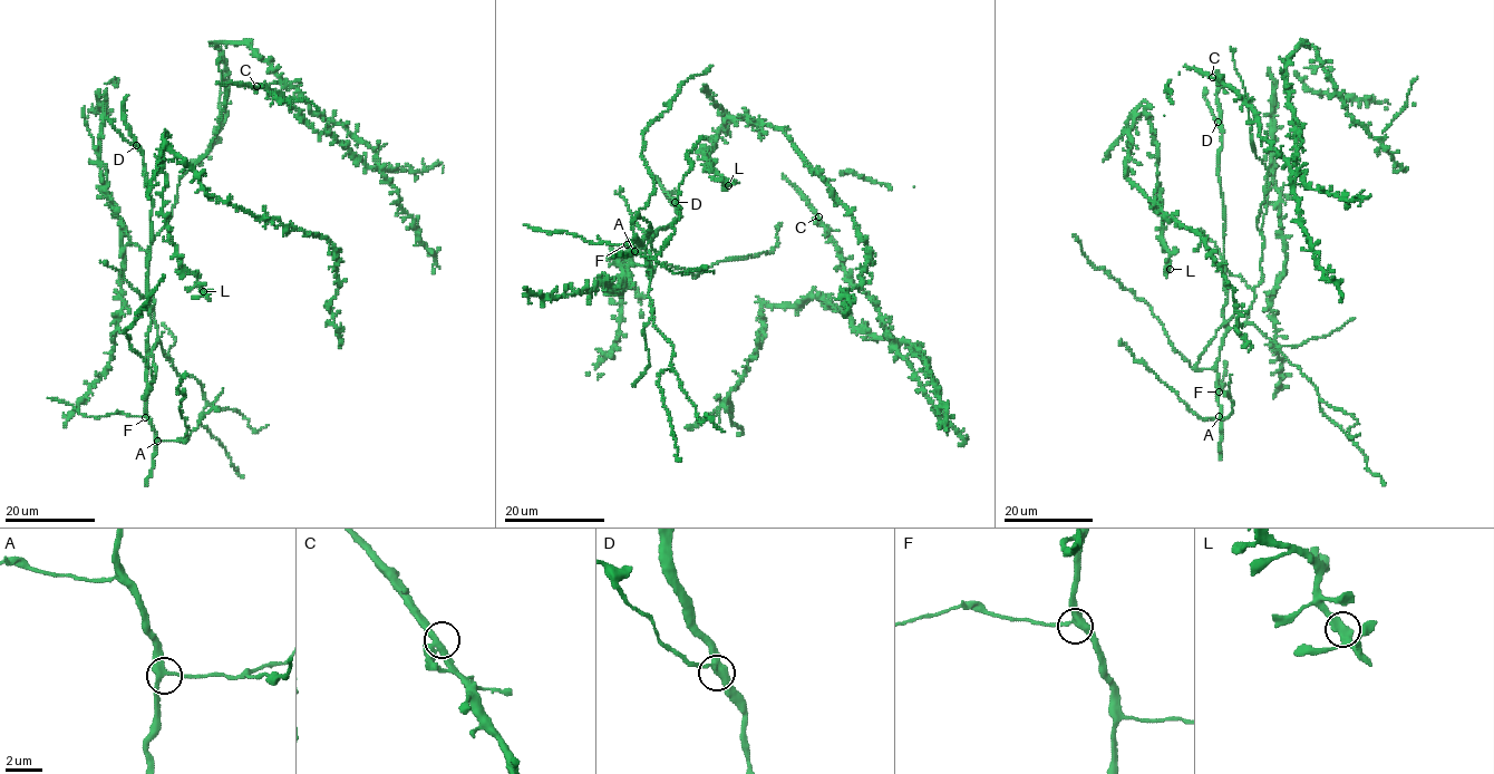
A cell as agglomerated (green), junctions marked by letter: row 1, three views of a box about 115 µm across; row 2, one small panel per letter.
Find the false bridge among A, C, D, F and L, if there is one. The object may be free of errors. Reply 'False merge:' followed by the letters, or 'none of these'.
False merge: D

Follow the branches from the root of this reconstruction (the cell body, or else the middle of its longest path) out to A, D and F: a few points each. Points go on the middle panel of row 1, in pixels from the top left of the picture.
A: (684, 269), (657, 264), (653, 272), (647, 272), (649, 277), (651, 269), (636, 239), (627, 241), (634, 251)
D: (684, 269), (657, 264), (649, 277), (643, 247), (678, 218), (675, 203)
F: (684, 269), (657, 264), (653, 272), (647, 272), (649, 277), (651, 269), (644, 249), (636, 239), (627, 244)

